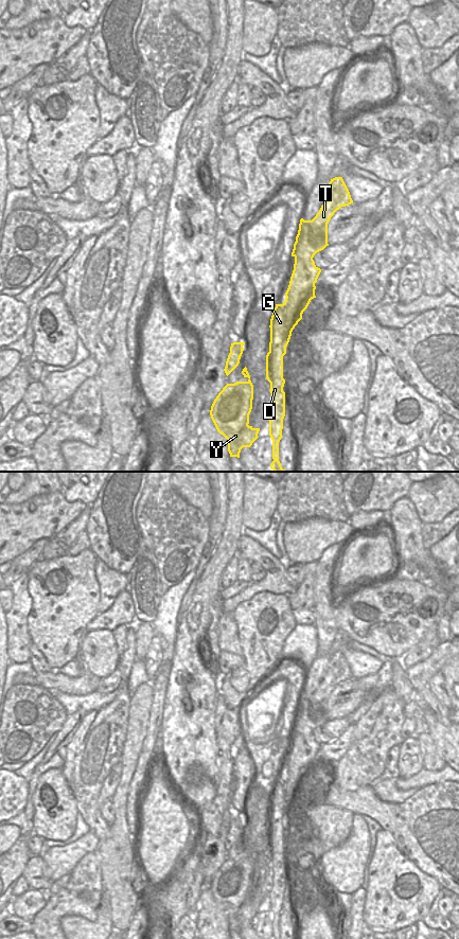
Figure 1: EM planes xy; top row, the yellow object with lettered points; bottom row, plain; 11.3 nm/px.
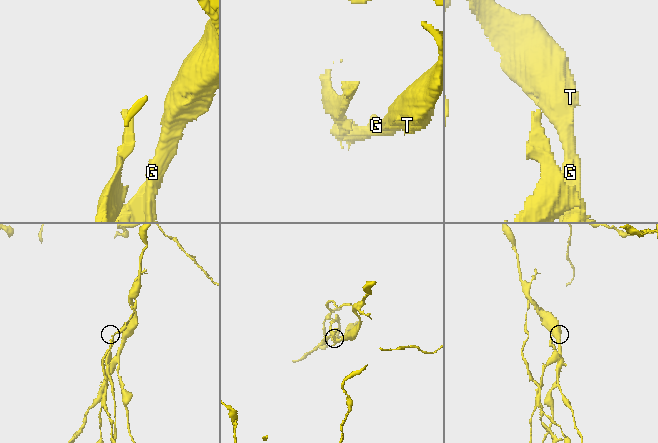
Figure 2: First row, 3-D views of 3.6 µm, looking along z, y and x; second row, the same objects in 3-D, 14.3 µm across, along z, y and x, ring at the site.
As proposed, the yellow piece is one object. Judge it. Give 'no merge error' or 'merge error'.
merge error

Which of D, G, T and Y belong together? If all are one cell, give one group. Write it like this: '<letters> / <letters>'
D / G T Y

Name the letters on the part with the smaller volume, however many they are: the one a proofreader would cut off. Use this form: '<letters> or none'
D

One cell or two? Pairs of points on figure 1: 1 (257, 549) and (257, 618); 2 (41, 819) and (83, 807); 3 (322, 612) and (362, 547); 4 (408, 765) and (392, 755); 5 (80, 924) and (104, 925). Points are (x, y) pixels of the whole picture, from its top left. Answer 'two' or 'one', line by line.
1: two
2: two
3: two
4: two
5: one

